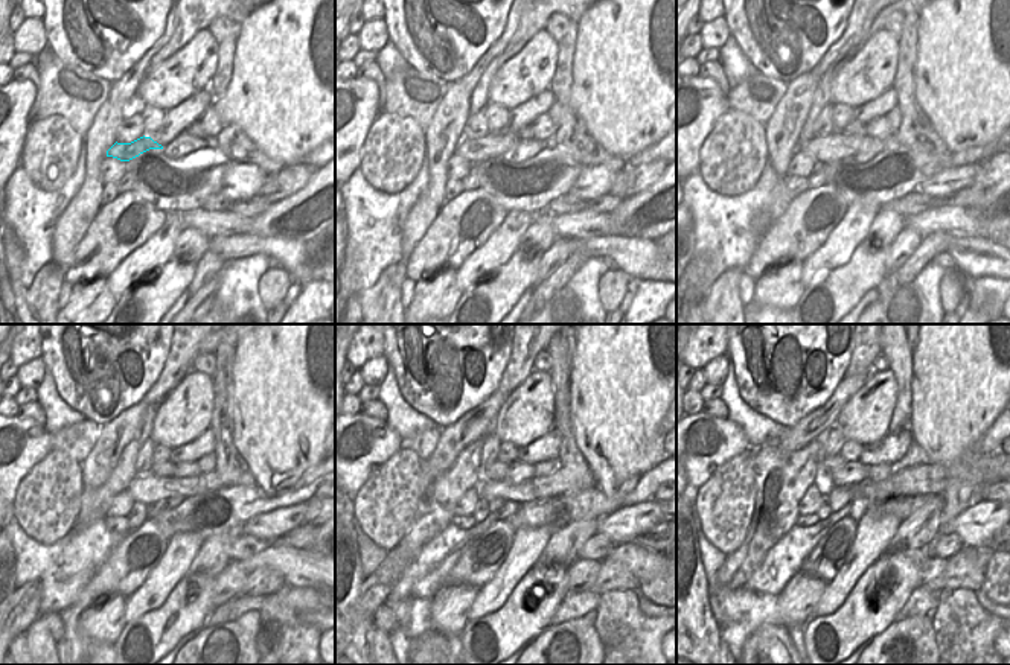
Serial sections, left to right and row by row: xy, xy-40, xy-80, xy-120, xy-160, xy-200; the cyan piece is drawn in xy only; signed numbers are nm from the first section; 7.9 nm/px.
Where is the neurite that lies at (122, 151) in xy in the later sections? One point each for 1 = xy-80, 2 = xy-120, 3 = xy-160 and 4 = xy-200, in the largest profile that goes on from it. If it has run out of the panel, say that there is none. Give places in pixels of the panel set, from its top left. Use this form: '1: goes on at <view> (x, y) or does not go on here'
1: goes on at xy-80 (835, 146)
2: goes on at xy-120 (148, 489)
3: goes on at xy-160 (561, 481)
4: goes on at xy-200 (930, 480)

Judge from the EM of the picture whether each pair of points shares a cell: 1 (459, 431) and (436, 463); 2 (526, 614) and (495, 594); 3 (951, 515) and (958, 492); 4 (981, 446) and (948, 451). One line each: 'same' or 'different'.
1: same
2: different
3: same
4: different

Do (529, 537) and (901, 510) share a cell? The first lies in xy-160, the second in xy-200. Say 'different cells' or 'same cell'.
same cell

